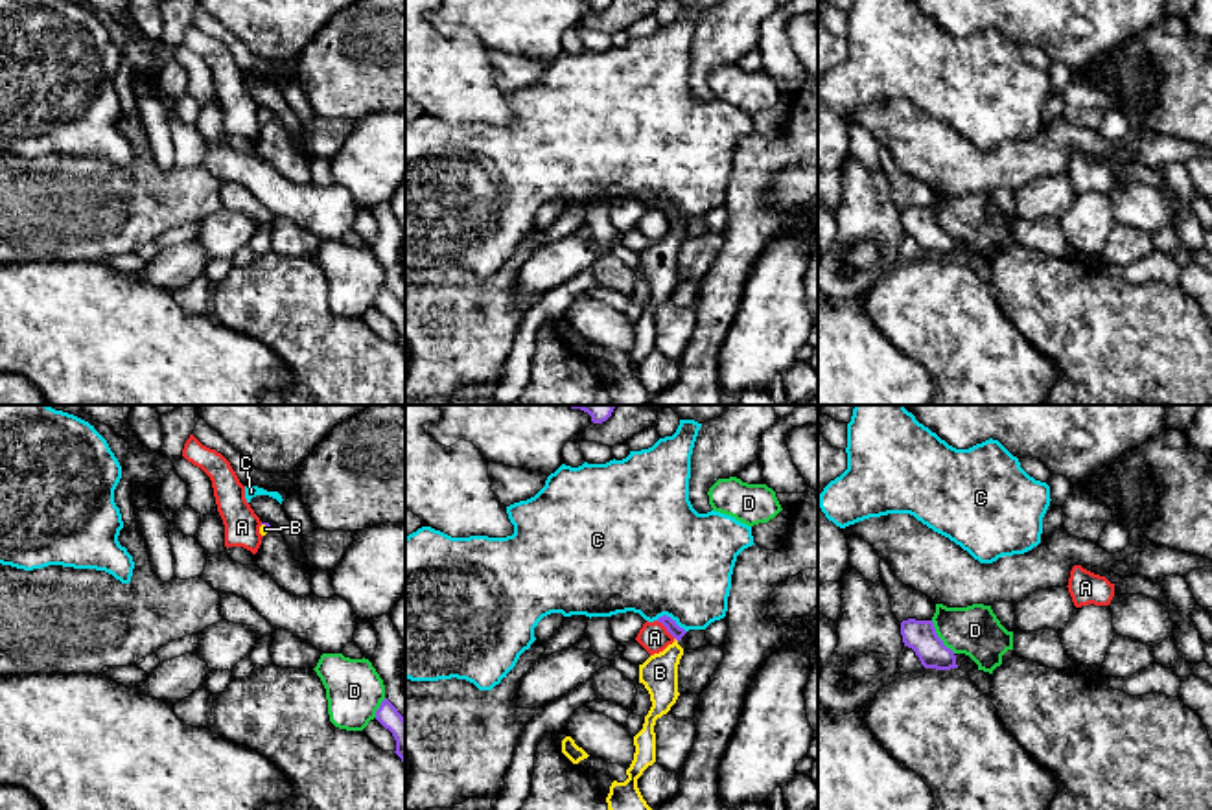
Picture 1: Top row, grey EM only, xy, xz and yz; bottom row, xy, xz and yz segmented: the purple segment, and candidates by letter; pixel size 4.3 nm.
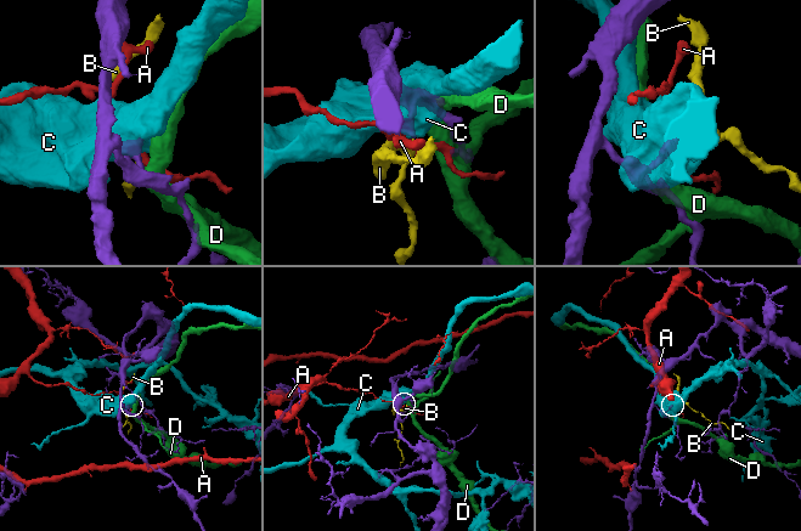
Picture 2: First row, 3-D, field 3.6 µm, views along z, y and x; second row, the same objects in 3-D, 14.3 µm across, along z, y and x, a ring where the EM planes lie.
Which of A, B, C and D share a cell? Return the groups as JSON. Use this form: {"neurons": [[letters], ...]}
{"neurons": [["A"], ["B"], ["C"], ["D"]]}

